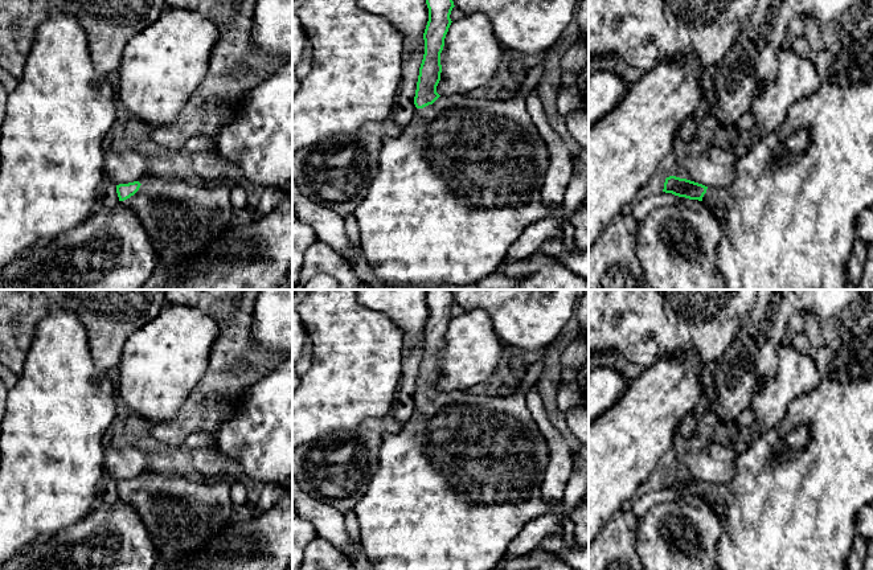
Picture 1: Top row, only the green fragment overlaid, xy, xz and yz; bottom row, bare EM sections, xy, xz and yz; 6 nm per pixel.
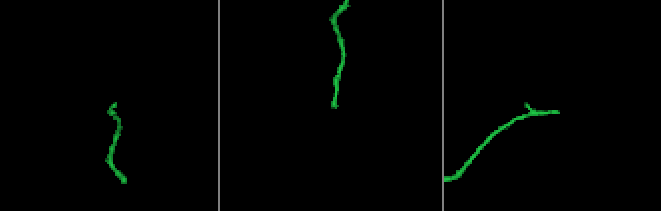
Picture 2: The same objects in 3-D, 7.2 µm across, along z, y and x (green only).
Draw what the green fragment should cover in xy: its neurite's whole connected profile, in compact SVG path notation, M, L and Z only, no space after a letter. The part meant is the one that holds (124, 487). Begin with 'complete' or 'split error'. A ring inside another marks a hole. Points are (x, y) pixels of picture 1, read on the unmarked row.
split error | M148 469L138 477L116 481L119 499L139 514L156 546L159 559L176 561L201 550L216 534L231 524L231 477L217 475L213 480L190 481L176 472Z

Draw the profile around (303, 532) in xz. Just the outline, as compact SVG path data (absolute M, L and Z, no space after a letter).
M292 505L292 570L300 570L307 545L317 537L315 526L298 514Z

